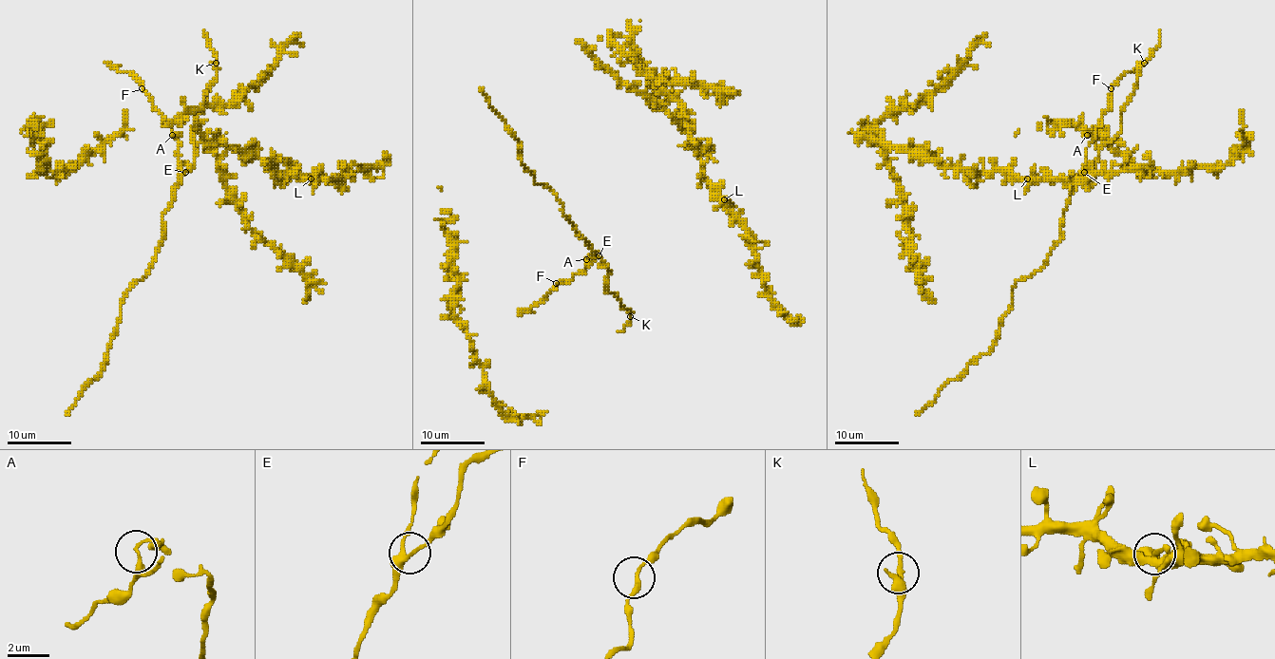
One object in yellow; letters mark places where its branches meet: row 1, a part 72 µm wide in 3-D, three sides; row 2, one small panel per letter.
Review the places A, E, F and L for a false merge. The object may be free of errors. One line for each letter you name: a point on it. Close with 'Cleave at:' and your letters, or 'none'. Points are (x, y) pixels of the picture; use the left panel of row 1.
Cleave at: none

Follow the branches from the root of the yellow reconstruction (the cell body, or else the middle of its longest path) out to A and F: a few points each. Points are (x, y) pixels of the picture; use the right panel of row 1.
A: (1093, 165), (1082, 172), (1085, 151), (1093, 139), (1087, 135)
F: (1093, 165), (1082, 172), (1085, 151), (1099, 125), (1101, 116), (1109, 108), (1111, 88)

